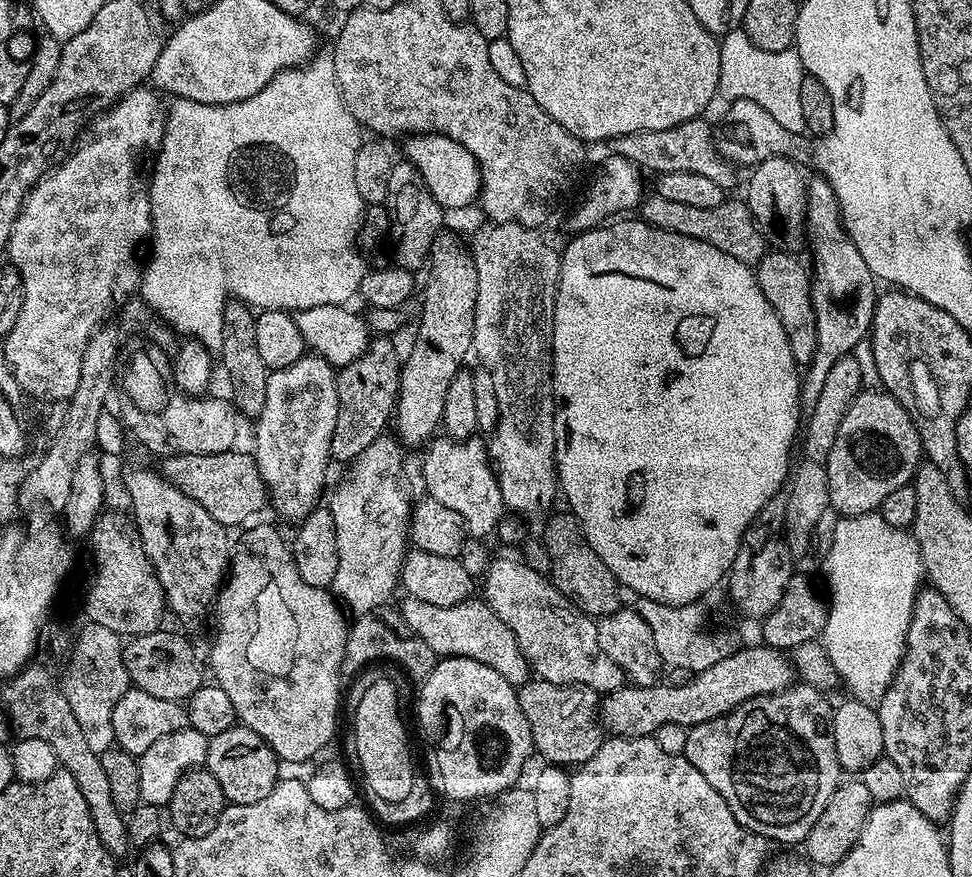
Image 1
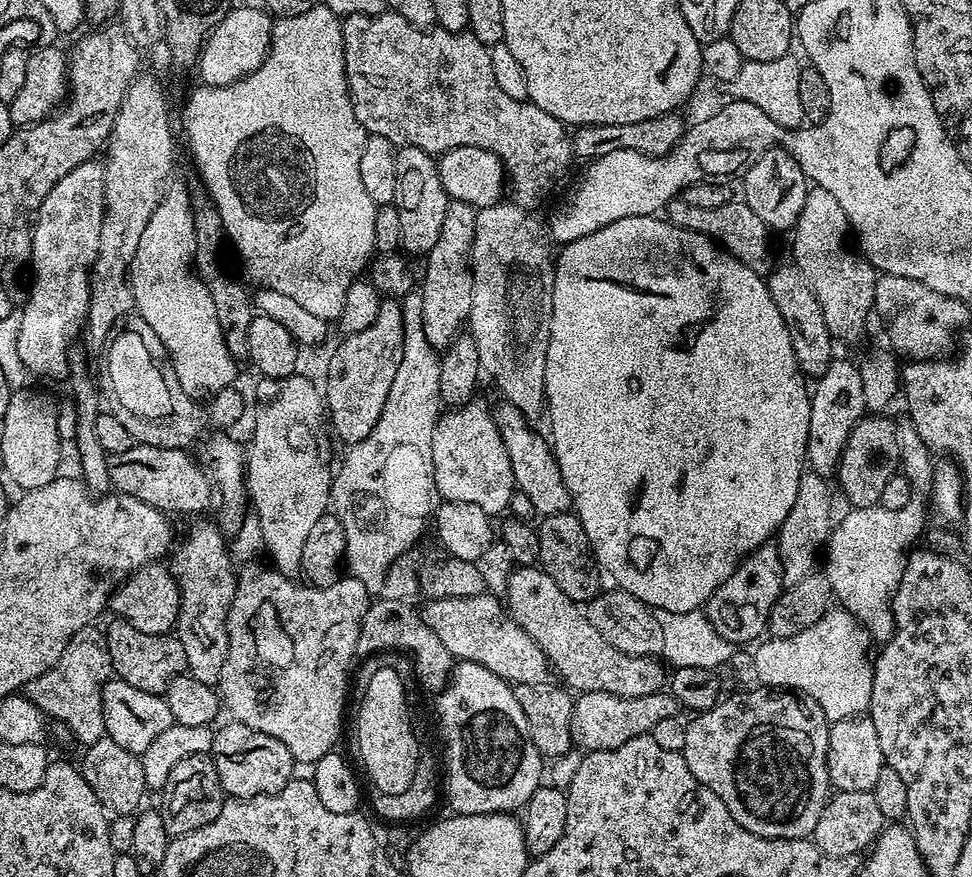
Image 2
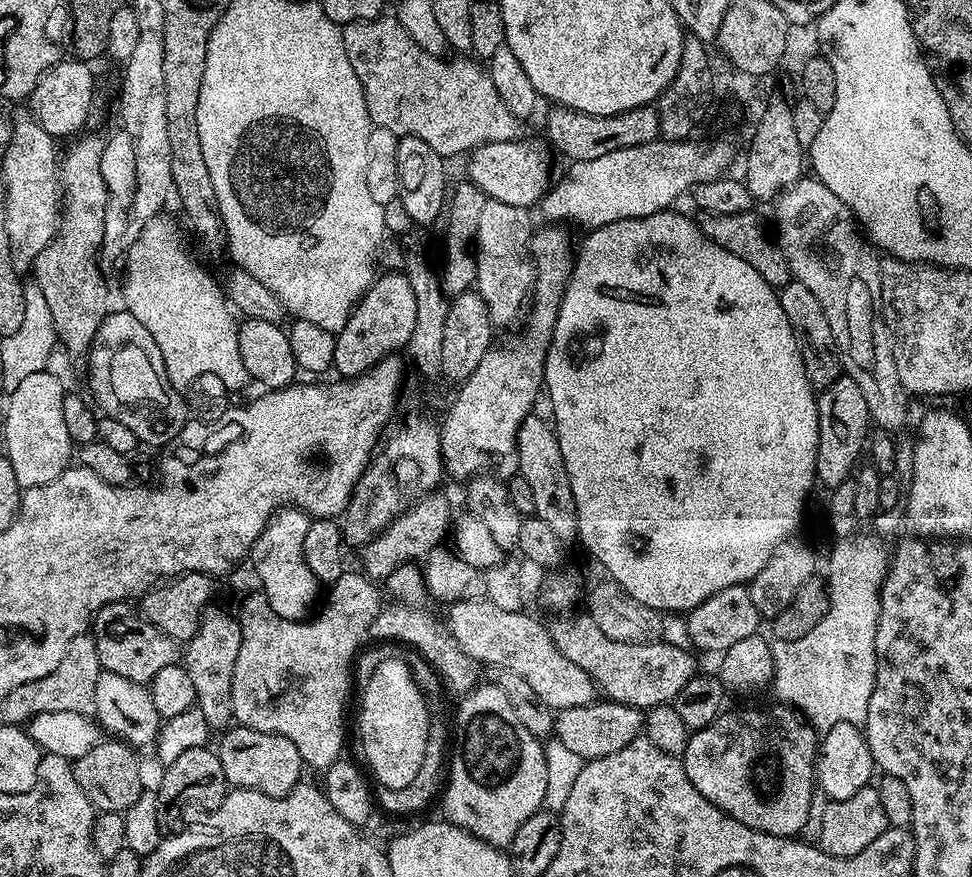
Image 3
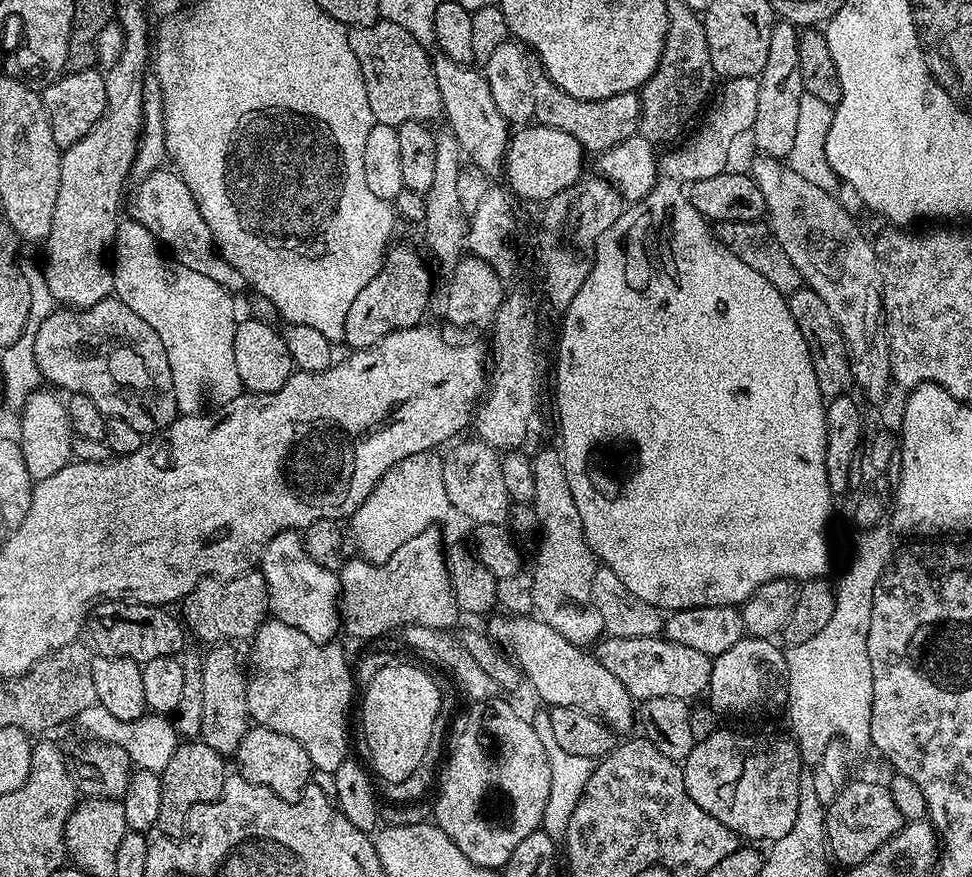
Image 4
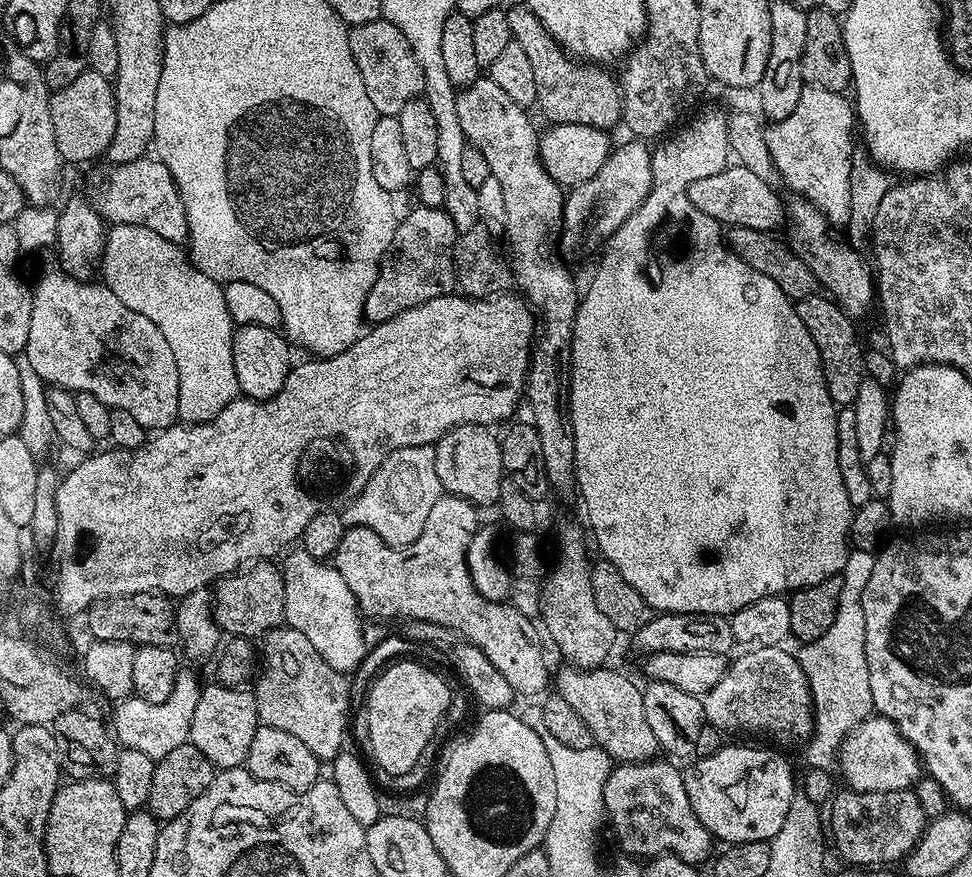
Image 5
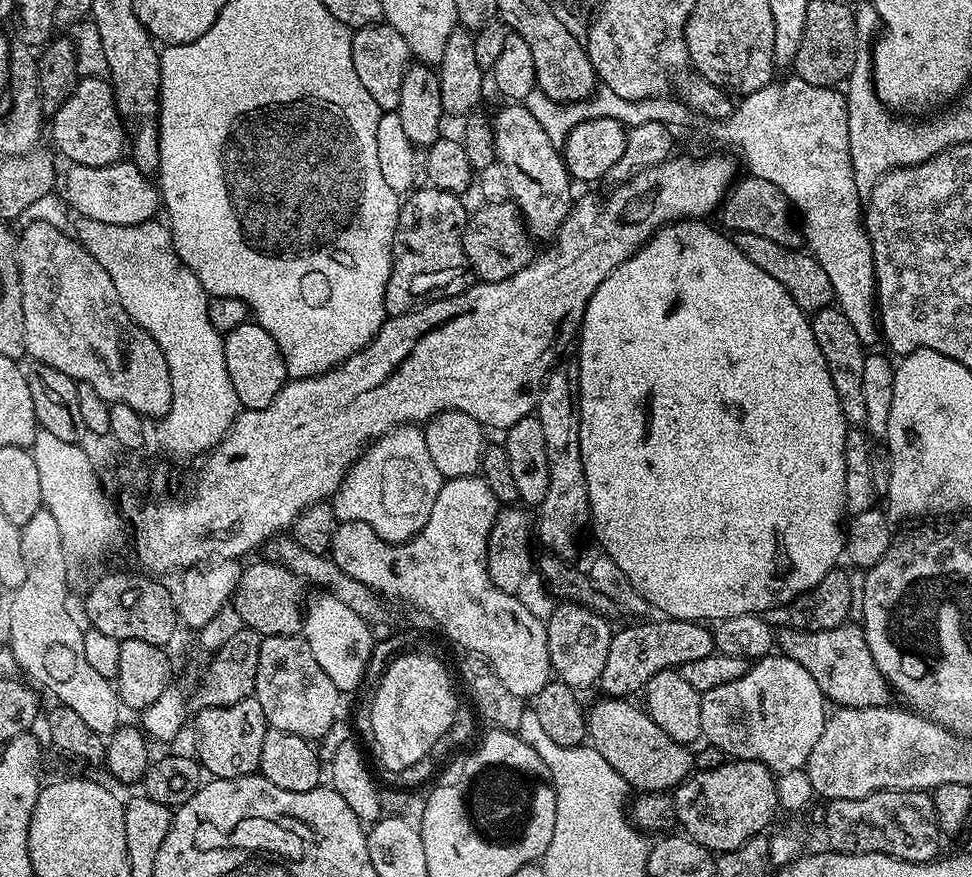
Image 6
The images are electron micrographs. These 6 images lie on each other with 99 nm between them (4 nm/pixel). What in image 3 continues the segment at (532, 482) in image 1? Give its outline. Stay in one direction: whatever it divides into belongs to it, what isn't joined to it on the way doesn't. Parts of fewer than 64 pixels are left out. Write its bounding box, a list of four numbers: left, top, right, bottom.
[474,199,536,325]

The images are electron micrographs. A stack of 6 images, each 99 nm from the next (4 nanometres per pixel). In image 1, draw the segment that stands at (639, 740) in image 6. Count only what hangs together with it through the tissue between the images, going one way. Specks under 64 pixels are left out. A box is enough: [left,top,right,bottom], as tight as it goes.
[400,598,530,686]

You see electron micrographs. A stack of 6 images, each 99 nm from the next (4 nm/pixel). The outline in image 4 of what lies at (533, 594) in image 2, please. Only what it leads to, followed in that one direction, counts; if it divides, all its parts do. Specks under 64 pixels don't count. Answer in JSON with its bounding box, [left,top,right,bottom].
[594,635,713,702]

